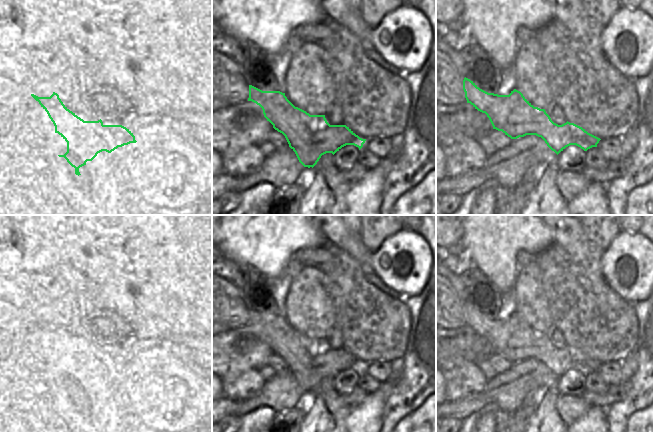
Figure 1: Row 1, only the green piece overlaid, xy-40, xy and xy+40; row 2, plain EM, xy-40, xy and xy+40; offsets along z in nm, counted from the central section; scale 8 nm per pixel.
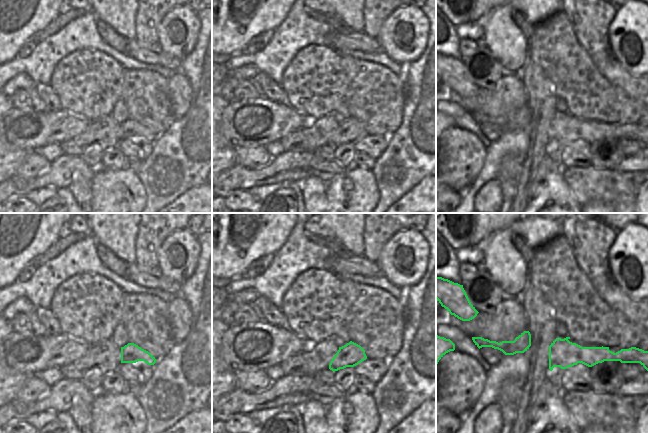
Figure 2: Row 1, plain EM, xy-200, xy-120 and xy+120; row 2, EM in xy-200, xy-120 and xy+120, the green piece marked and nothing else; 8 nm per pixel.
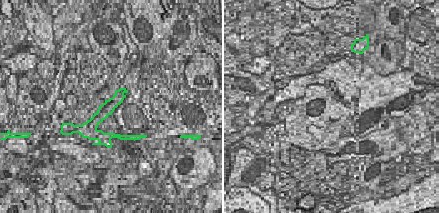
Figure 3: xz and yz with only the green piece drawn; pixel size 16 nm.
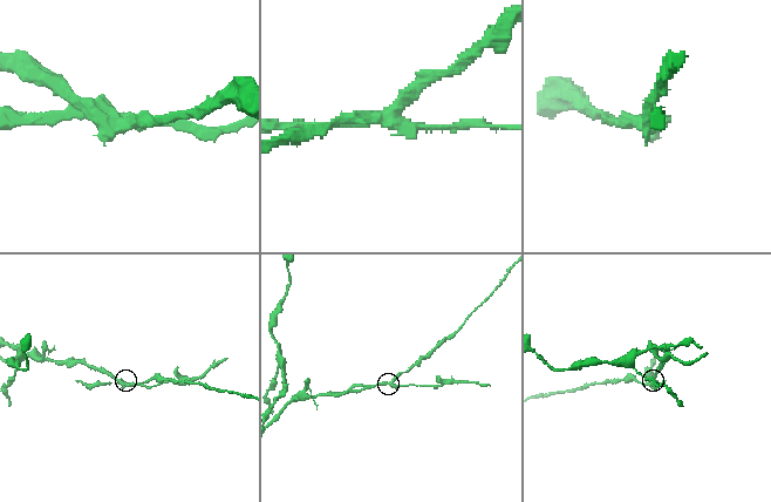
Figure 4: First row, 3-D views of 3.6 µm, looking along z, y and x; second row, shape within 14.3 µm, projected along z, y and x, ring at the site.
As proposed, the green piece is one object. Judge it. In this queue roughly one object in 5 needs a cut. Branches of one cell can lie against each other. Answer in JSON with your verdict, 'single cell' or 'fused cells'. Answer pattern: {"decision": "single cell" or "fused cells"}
{"decision": "fused cells"}

